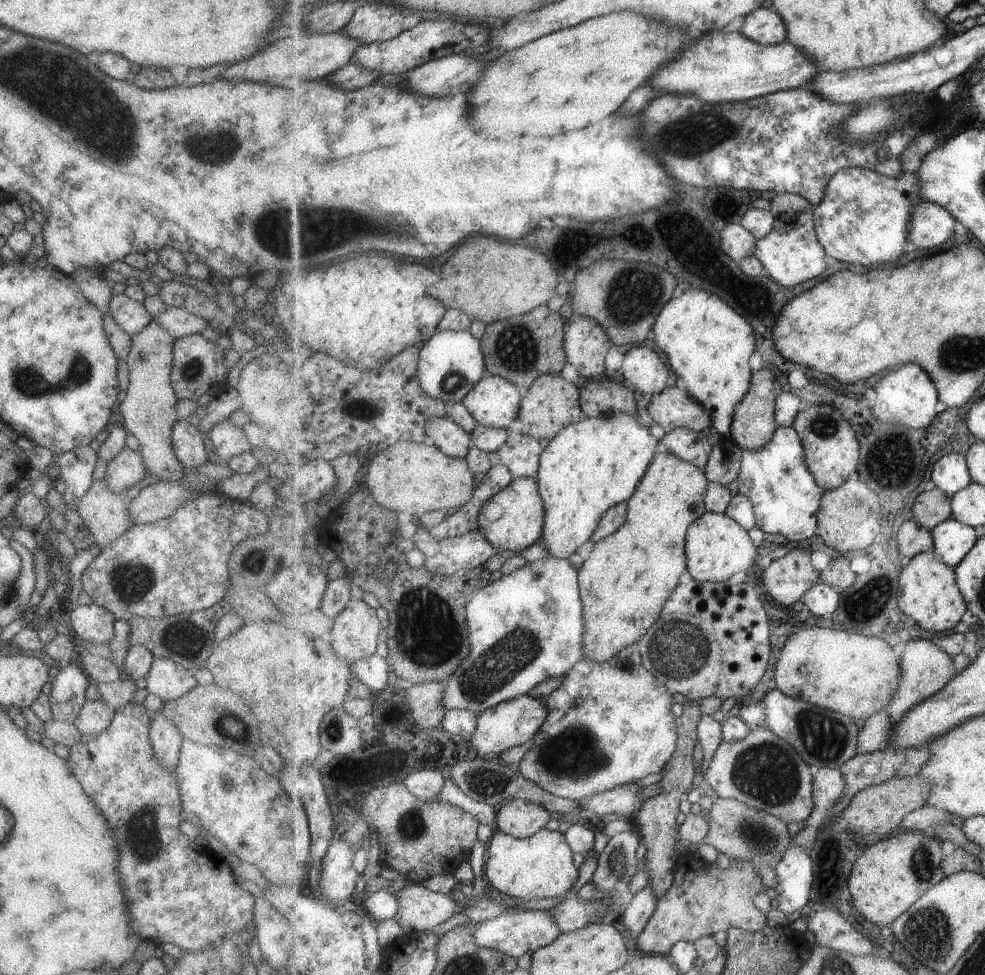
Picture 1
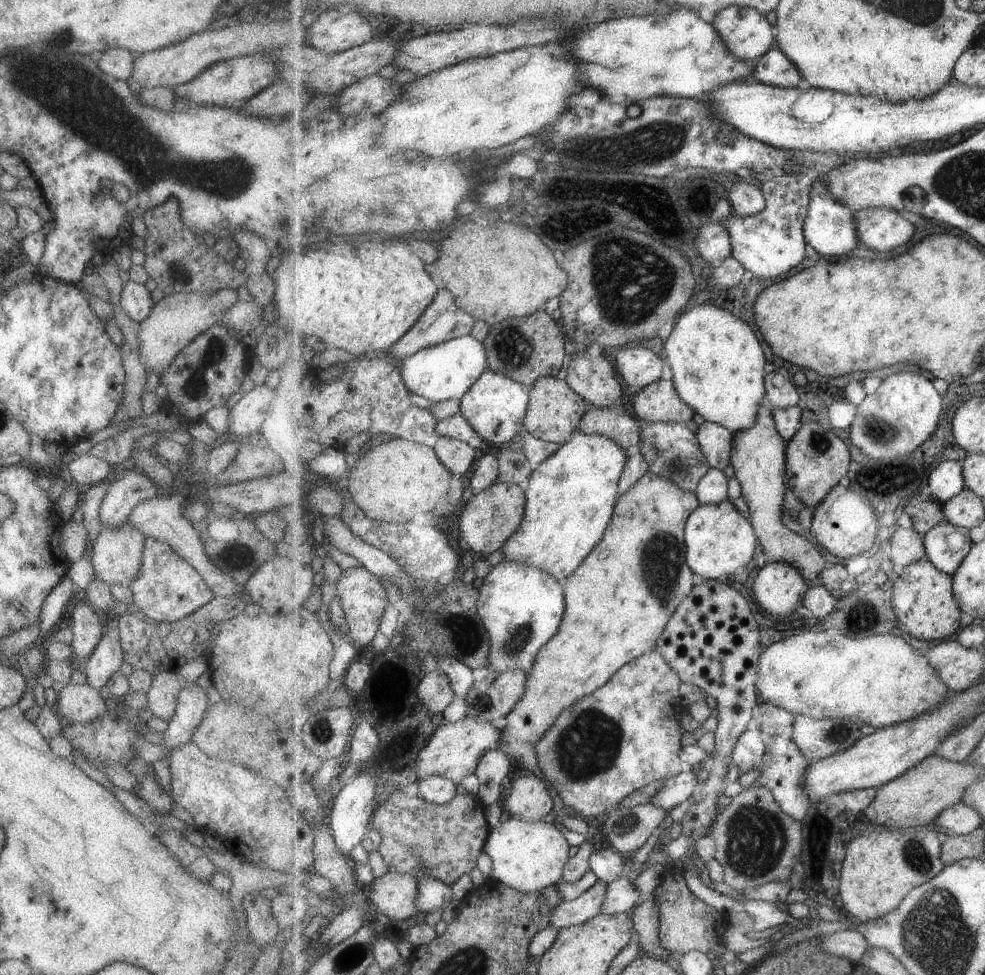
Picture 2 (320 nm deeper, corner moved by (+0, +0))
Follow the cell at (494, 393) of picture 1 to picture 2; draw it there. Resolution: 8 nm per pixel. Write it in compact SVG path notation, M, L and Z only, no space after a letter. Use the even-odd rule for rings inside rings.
M489 368L462 398L461 413L475 427L481 438L493 444L518 441L525 433L524 420L530 406L530 389L527 385Z

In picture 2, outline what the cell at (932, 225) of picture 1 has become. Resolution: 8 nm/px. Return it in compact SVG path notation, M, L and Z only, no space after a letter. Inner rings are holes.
M869 207L856 211L858 240L869 250L889 252L903 246L915 234L915 226L900 212L887 207Z

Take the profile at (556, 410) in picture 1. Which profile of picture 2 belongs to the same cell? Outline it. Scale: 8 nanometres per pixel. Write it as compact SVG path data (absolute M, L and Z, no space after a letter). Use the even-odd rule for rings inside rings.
M542 377L530 389L530 406L526 414L524 432L550 443L564 445L579 430L590 404L566 381L556 377Z

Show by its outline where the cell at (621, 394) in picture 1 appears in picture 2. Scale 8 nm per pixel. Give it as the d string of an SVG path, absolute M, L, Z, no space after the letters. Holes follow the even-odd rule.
M625 405L618 412L615 408L599 408L590 406L583 416L579 432L586 435L601 435L619 442L627 452L638 449L641 442L637 420L630 405Z

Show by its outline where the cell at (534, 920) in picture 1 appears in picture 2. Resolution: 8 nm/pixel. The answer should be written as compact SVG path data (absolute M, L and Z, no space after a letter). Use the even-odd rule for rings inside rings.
M599 879L587 892L576 899L564 900L552 912L552 924L559 930L575 925L596 917L602 912L604 900L609 890L609 884Z

